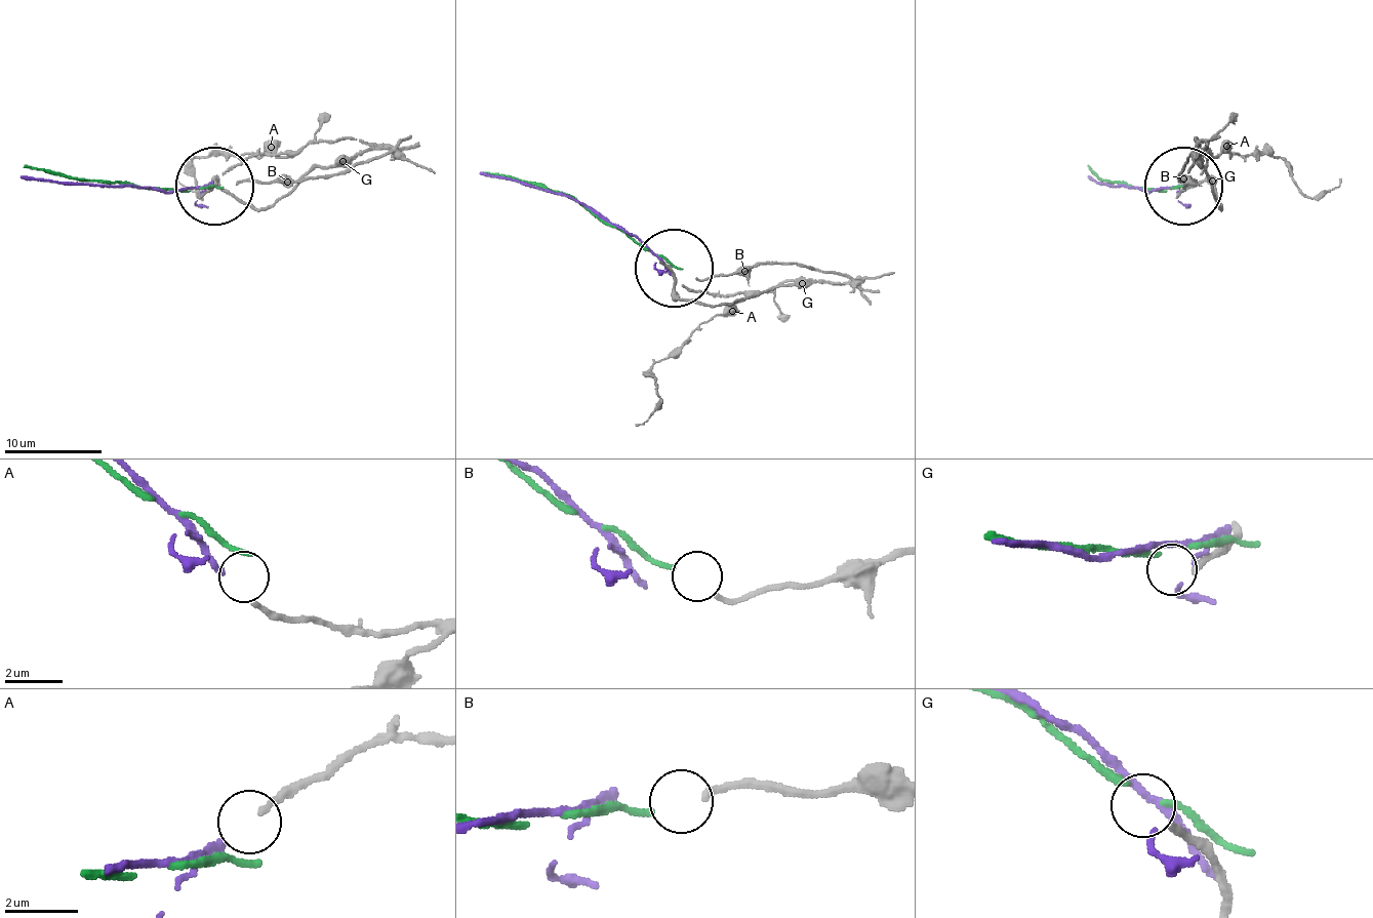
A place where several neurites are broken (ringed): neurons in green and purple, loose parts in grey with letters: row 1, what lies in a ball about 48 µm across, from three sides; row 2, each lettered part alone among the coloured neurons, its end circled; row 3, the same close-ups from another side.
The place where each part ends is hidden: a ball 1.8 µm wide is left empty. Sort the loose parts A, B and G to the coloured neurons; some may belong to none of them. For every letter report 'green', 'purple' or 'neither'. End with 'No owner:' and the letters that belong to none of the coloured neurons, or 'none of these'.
A: purple
B: green
G: neither
No owner: G

